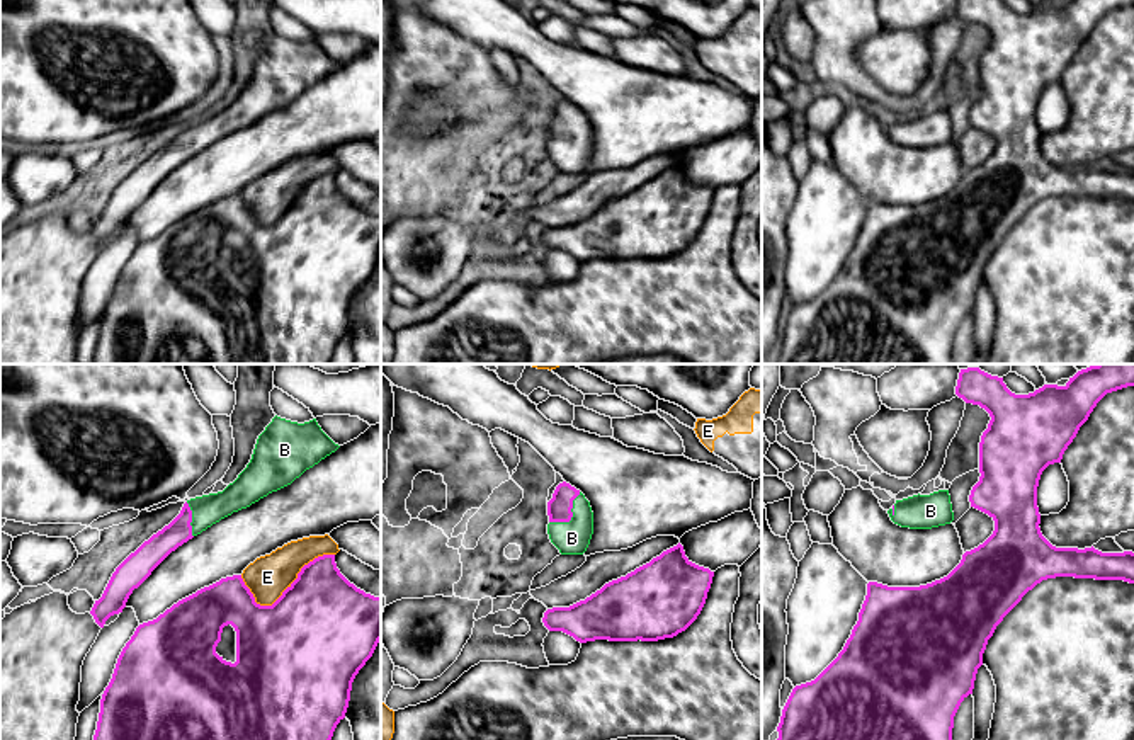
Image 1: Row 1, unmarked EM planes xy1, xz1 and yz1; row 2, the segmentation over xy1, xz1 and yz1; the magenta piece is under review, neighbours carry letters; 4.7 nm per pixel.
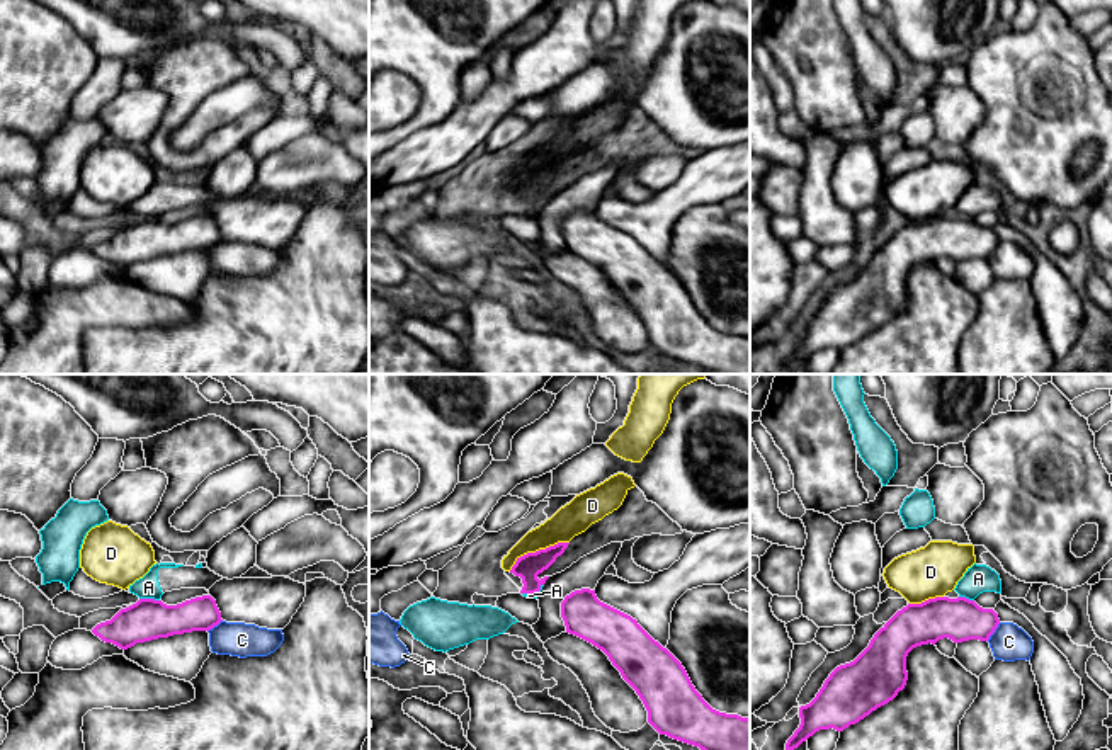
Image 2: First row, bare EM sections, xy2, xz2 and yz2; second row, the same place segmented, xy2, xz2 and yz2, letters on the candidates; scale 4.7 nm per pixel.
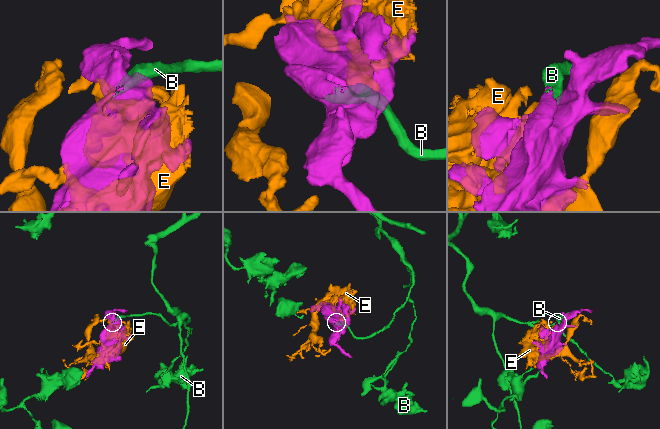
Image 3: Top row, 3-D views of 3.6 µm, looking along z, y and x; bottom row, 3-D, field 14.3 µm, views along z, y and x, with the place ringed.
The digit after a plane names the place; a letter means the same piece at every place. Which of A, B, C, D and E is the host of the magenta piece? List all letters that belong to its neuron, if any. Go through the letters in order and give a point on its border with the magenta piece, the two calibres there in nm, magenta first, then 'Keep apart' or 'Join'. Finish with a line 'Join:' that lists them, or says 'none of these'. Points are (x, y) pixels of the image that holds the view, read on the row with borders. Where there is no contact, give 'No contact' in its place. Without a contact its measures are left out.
A: Touches magenta at xy2 (150, 599). Thickness 200 nm (magenta) against 110 nm. Keep apart
B: Touches magenta at xz1 (572, 516). Thickness 110 nm (magenta) against 160 nm. Join
C: Touches magenta at yz2 (993, 631). Thickness 200 nm (magenta) against 170 nm. Keep apart
D: Touches magenta at xz2 (539, 550). Thickness 120 nm (magenta) against 160 nm. Keep apart
E: Touches magenta at xy1 (284, 591). Thickness 500 nm (magenta) against 200 nm. Keep apart
Join: B

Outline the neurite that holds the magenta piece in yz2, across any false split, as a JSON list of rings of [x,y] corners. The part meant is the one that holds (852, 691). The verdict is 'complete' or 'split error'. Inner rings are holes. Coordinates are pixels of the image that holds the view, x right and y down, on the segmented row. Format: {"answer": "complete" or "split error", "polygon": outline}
{"answer": "complete", "polygon": [[[935,597],[922,604],[908,604],[874,634],[869,646],[854,662],[840,665],[830,673],[809,704],[799,707],[801,724],[787,740],[786,750],[797,748],[820,730],[843,731],[893,701],[906,685],[906,656],[913,648],[928,643],[935,645],[944,638],[954,643],[988,641],[998,624],[1000,619],[993,609],[983,609],[966,597]]]}

